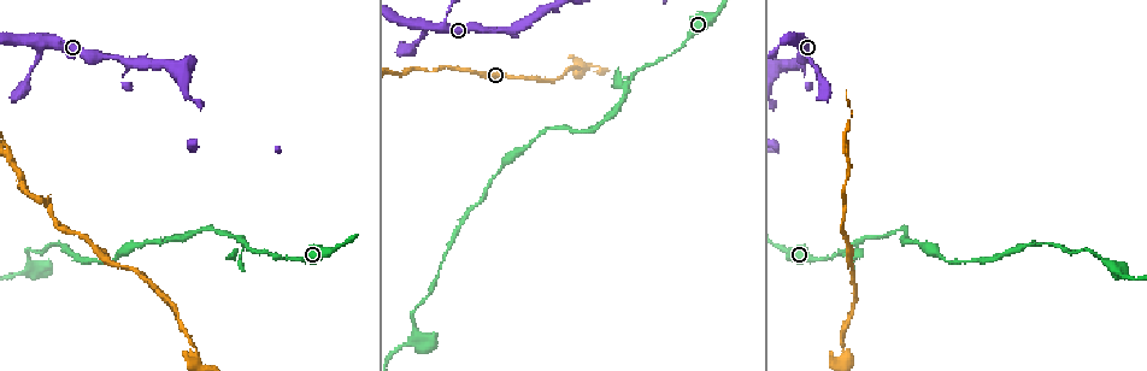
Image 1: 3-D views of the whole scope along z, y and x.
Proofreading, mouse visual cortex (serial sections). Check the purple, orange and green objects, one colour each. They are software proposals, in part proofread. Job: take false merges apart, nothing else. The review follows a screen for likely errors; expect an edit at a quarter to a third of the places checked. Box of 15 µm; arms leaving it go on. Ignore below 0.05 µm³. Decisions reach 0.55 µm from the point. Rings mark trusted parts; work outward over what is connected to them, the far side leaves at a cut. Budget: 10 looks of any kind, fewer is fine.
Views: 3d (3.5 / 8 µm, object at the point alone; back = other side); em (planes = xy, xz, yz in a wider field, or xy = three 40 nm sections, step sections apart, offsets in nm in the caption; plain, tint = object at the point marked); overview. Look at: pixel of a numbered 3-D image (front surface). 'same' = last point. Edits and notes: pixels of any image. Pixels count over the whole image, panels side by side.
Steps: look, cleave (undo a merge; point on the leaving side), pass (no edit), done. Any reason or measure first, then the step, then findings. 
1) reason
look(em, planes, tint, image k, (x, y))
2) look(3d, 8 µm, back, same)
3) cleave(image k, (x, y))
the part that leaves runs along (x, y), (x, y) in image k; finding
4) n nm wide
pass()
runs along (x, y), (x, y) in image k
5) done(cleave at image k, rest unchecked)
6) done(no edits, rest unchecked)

look(3d, 3.5 µm, image 1, (858, 243))

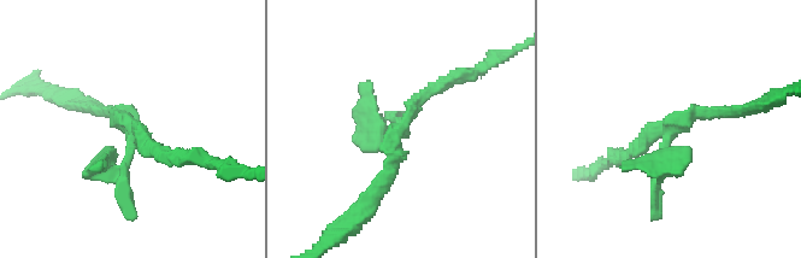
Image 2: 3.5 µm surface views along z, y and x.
look(em, xy, step 5, tint, image 2, (666, 128))

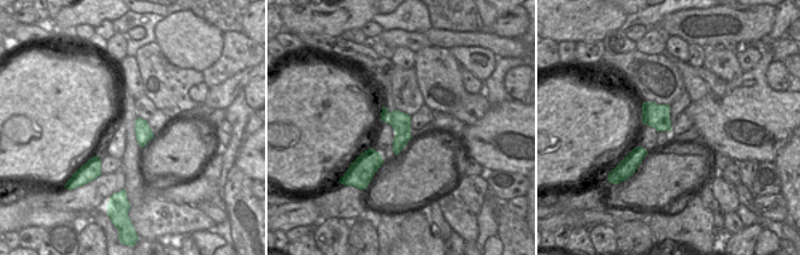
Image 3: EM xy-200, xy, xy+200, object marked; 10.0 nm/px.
cleave(image 2, (116, 176))
the part that leaves runs along (667, 138), (658, 164), (688, 160) in image 2; two cells meet here

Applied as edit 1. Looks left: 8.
a fork
look(3d, 3.5 µm, image 1, (583, 70))

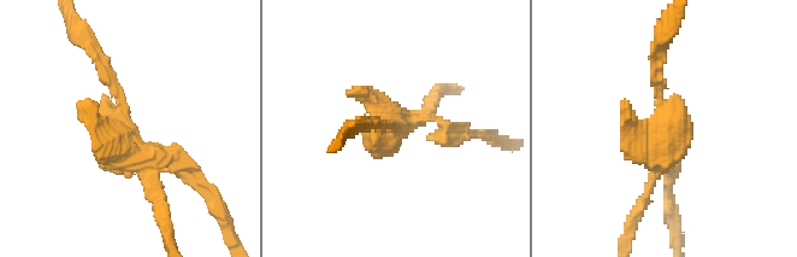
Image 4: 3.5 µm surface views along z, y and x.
look(em, xy, step 1, tint, image 4, (117, 121))

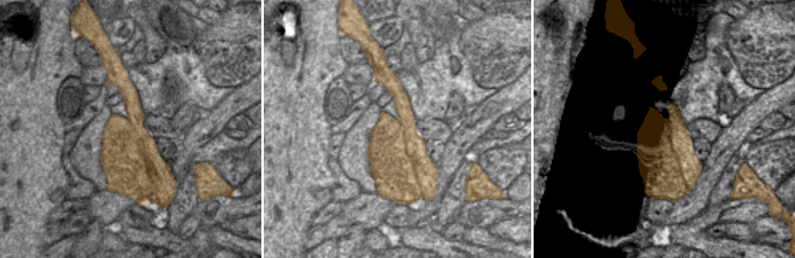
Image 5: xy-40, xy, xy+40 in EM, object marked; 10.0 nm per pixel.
cleave(image 4, (630, 135))
the part that leaves runs along (118, 123), (125, 150), (200, 175) in image 4; a second cell is stuck on

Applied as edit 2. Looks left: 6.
look(overview)

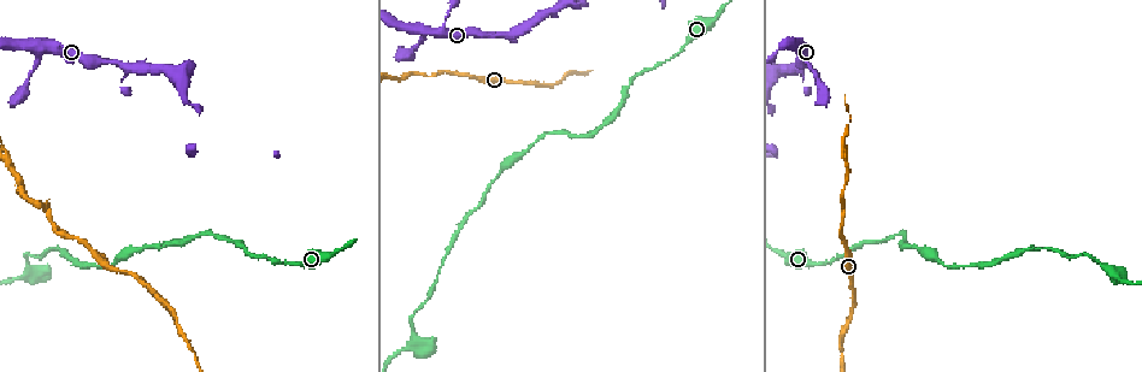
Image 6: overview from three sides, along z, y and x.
sudden change in width
look(3d, 3.5 µm, image 6, (431, 33))

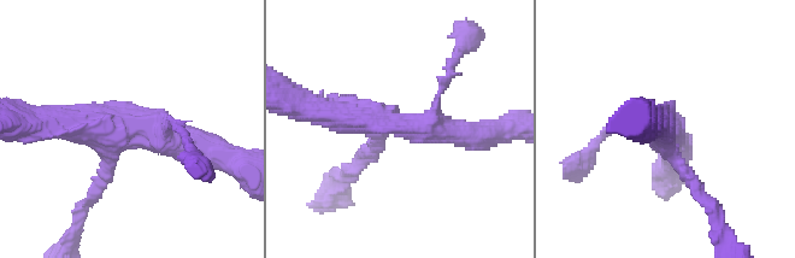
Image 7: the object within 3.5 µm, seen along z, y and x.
4 arms; arms of 150, 150, 350, 400 nm; now the EM
look(em, xy, step 3, tint, image 7, (121, 136))

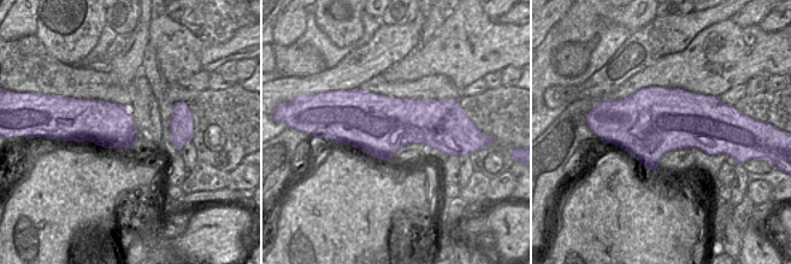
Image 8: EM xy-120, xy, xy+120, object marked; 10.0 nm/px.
pass()
runs along (473, 136), (314, 111) in image 7; all the same cell

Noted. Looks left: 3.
sharp bend
look(3d, 3.5 µm, image 6, (33, 269))

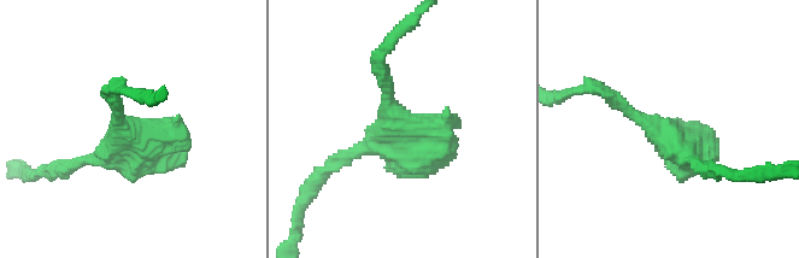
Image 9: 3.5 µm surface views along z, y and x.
look(em, xy, step 2, tint, image 9, (129, 137))

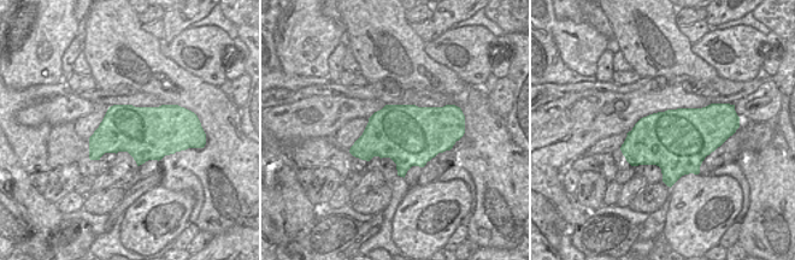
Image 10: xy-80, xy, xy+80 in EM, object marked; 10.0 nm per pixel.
look(em, xy, step 3, tint, same)

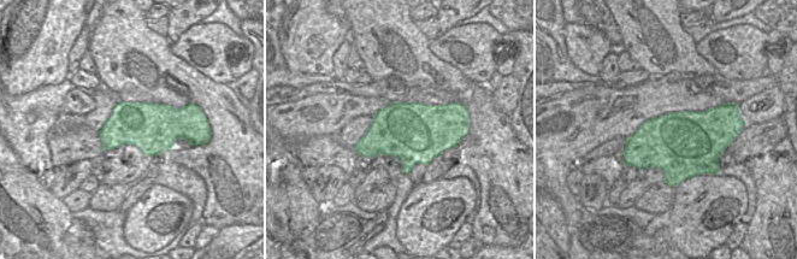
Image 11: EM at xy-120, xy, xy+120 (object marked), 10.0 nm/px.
pass()
runs along (379, 65), (412, 142), (457, 145) in image 9; continuous, no second cell

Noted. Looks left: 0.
done(cleave at image 2, cleave at image 4, rest unchecked)

